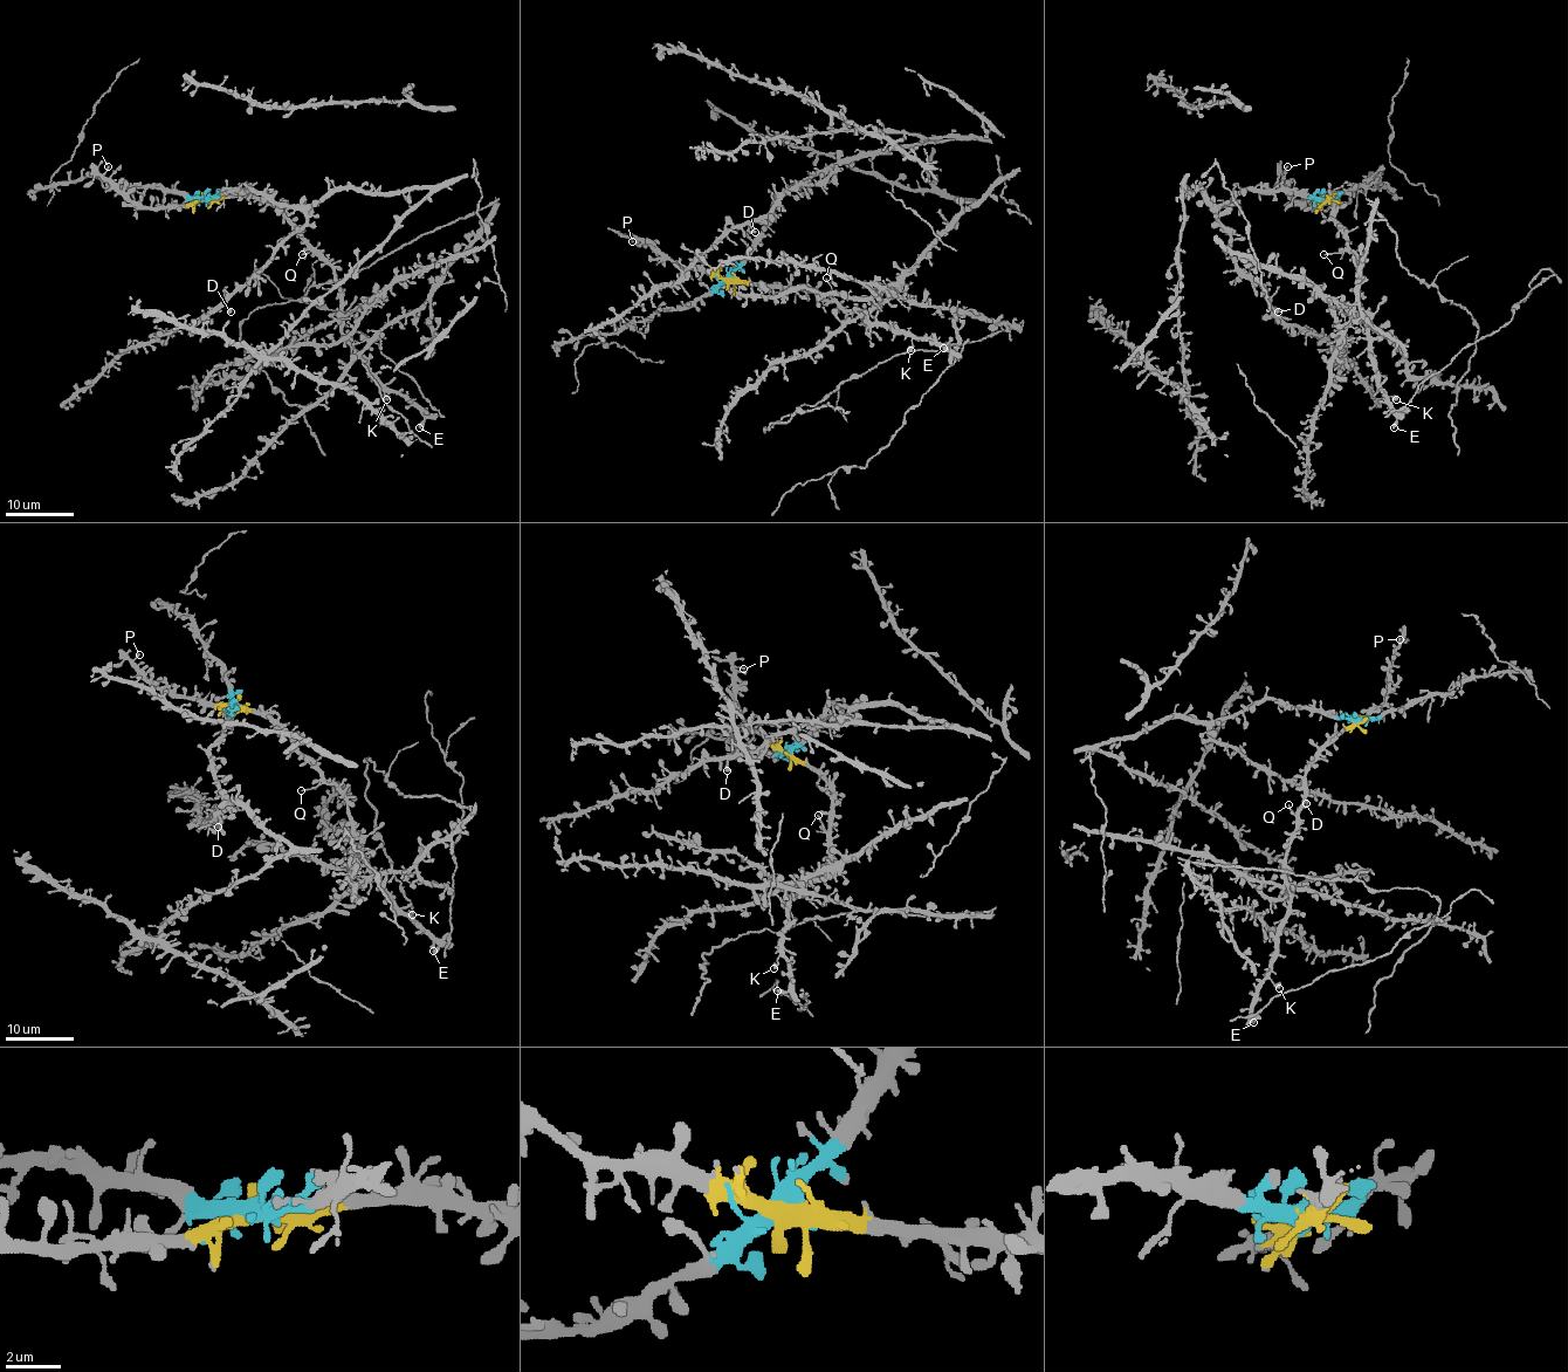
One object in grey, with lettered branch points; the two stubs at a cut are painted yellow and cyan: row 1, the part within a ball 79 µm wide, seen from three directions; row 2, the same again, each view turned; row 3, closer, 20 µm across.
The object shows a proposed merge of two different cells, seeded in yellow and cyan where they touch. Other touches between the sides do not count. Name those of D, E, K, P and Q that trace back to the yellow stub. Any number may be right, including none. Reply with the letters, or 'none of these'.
E, K, P, Q

